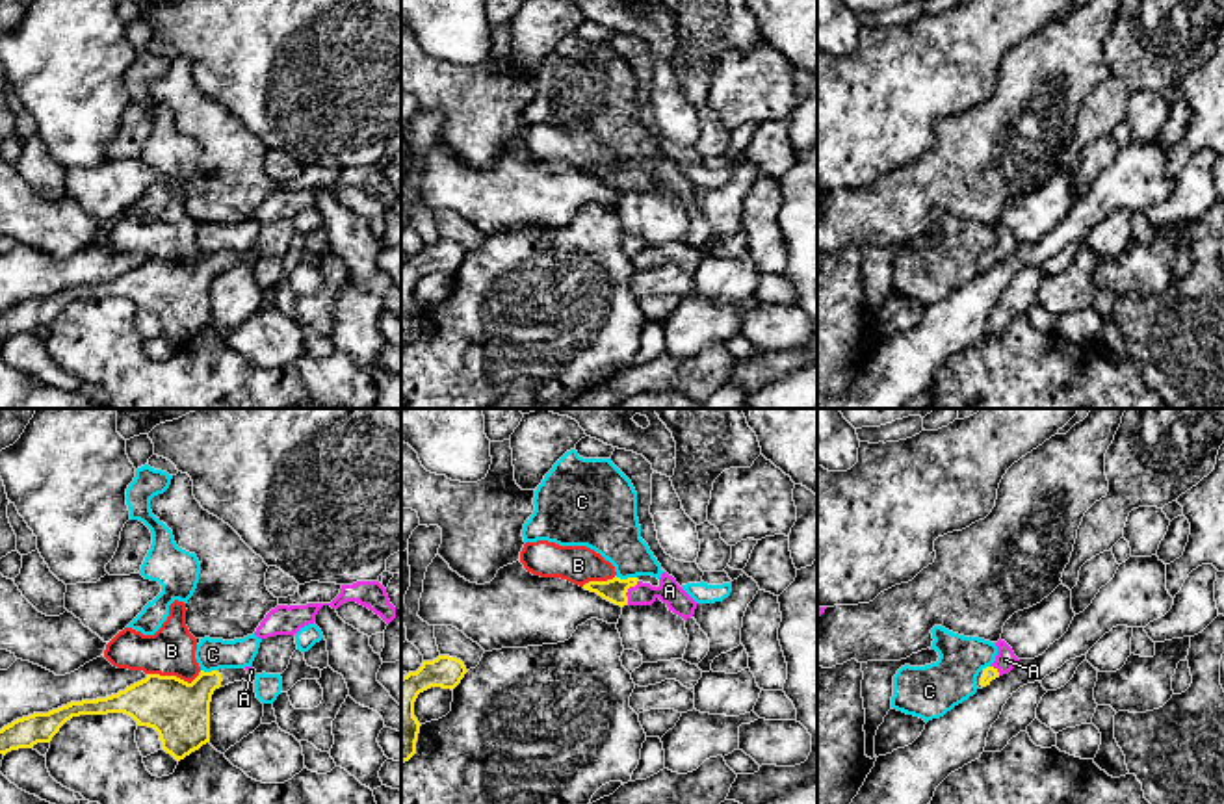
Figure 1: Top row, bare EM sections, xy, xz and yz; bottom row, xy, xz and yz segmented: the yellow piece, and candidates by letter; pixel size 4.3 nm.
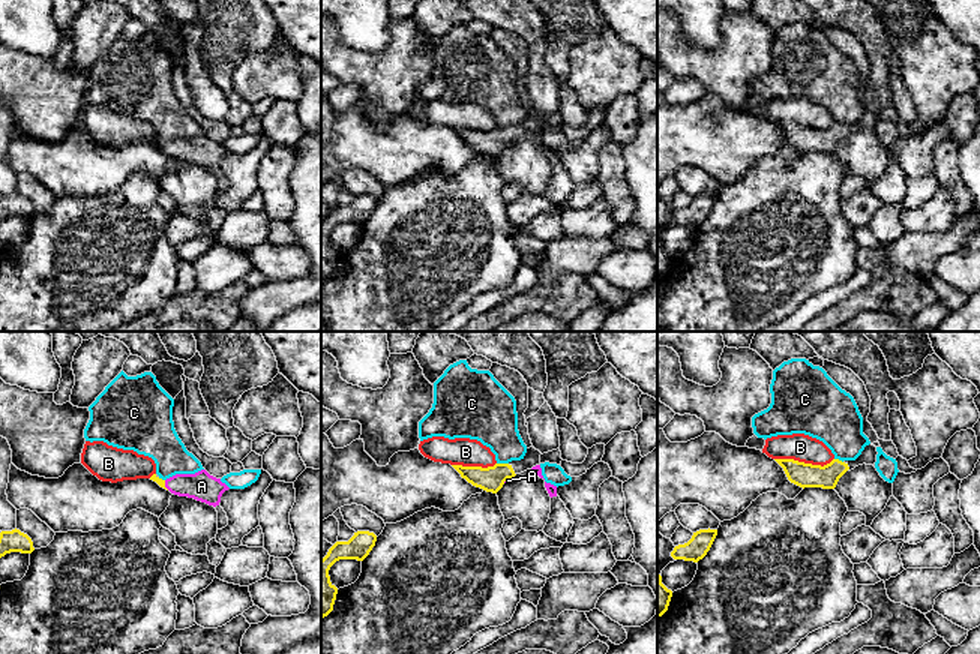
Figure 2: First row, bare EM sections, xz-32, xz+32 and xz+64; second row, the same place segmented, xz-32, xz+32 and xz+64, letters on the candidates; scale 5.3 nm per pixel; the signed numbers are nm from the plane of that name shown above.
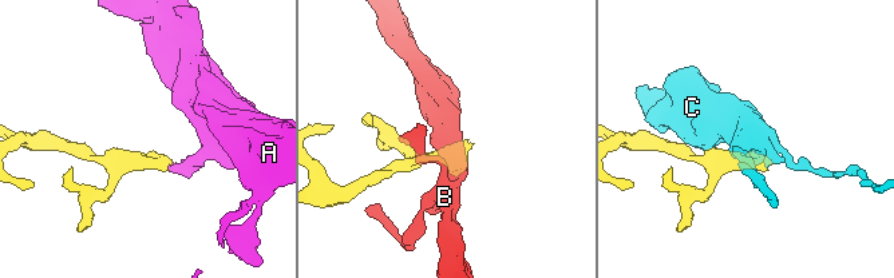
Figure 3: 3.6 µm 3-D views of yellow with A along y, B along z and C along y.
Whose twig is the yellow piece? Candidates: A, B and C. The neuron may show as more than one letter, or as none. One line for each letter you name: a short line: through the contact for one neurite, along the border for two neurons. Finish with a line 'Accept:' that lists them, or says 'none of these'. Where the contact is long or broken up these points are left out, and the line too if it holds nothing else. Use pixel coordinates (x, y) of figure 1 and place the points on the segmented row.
A: line xz (615, 589), (626, 591), (669, 591)
Accept: A

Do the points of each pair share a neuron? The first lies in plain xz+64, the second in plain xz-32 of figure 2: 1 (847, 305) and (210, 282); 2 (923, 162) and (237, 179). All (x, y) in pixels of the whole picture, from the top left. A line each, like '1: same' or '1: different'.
1: different
2: same

